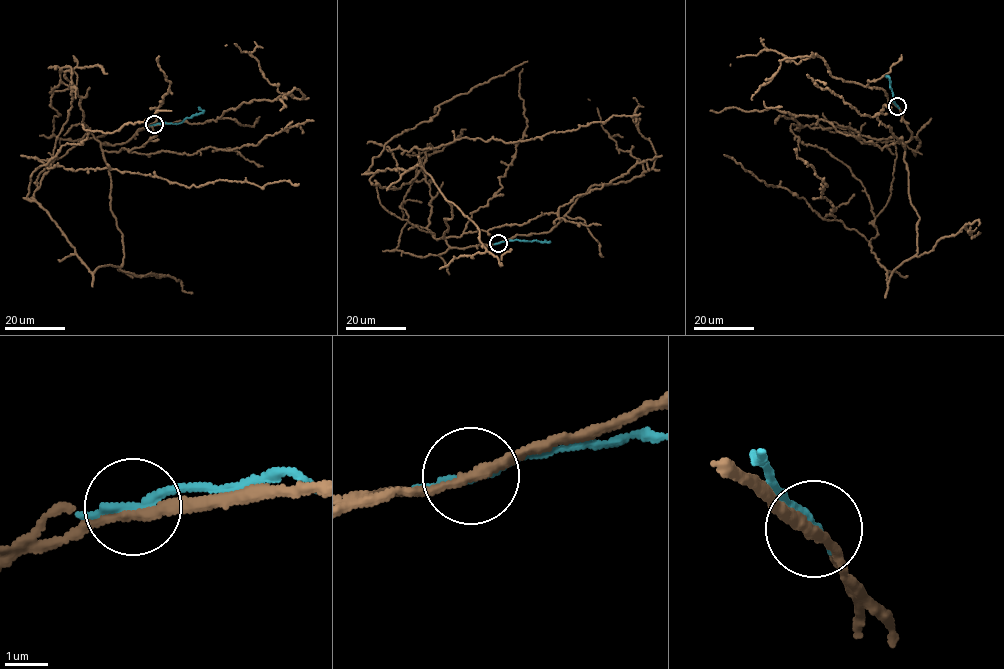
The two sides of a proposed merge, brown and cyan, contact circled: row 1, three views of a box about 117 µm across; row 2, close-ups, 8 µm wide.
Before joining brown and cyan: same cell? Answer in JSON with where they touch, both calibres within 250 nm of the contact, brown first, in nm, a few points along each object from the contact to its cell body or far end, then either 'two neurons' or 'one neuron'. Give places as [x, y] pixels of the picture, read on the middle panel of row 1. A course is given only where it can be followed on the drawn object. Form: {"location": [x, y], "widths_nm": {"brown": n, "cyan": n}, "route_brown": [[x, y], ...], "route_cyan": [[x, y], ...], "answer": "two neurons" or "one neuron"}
{"location": [498, 243], "widths_nm": {"brown": 240, "cyan": 200}, "route_brown": [[498, 243], [451, 247], [450, 203], [424, 169], [366, 173], [372, 159], [386, 144], [510, 143], [640, 113]], "route_cyan": [[498, 243], [516, 239], [548, 242], [545, 240]], "answer": "one neuron"}

